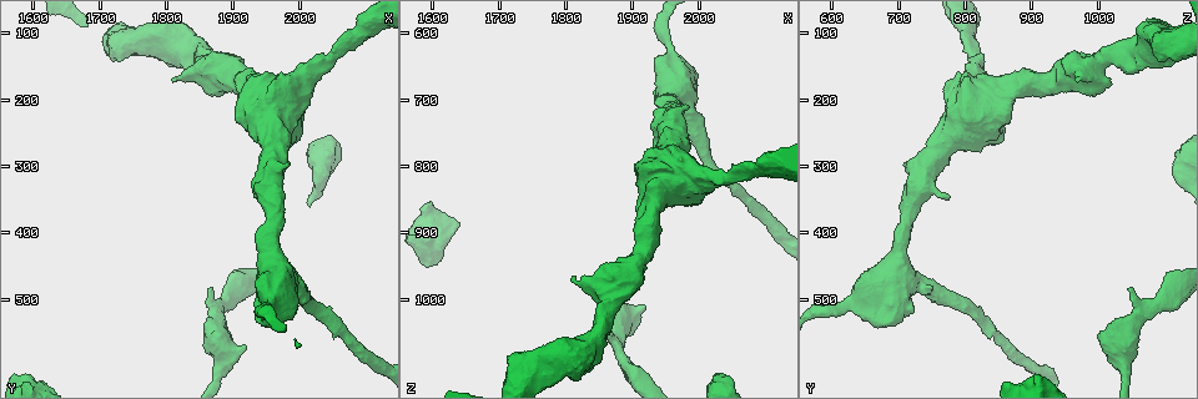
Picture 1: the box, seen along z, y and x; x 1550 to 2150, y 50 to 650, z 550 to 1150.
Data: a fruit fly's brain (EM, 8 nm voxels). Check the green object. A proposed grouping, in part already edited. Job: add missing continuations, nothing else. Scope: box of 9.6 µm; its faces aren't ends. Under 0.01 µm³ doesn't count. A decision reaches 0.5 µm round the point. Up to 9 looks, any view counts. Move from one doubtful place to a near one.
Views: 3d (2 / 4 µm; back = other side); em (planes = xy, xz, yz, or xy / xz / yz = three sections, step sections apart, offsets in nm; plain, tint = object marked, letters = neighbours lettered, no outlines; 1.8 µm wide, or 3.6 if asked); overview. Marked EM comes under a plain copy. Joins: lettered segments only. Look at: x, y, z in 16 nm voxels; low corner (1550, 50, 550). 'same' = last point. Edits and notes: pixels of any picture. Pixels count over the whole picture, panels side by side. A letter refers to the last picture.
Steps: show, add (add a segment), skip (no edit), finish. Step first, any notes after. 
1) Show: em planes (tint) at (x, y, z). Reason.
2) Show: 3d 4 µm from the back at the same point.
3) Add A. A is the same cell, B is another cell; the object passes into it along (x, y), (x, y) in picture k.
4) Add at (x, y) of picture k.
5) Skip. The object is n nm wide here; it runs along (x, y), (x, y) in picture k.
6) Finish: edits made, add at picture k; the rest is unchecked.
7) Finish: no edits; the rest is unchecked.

Show: 3d 4 µm at (1985, 295, 715). Free end.

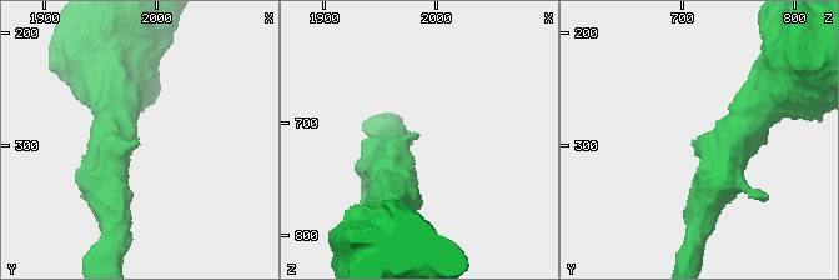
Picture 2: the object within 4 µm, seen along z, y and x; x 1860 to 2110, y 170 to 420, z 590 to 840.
Show: em planes (letters) at (1984, 296, 716). Need the tissue.

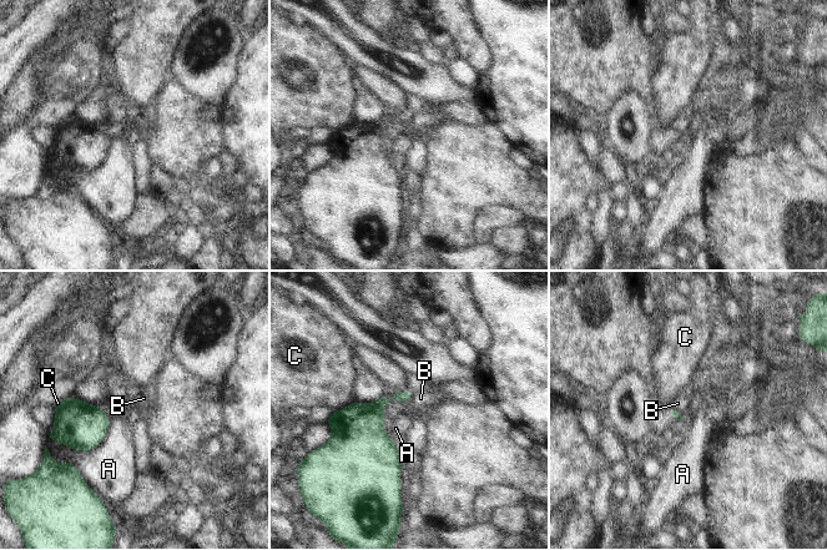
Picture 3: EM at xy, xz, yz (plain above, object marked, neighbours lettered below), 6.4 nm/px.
Skip. A, B and C are other cells; a border runs along (111, 419), (90, 450), (48, 438) in picture 3; no lettered segment goes on from it.

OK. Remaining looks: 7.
Show: em planes (tint) at (1815, 175, 965). Stops while still wide.

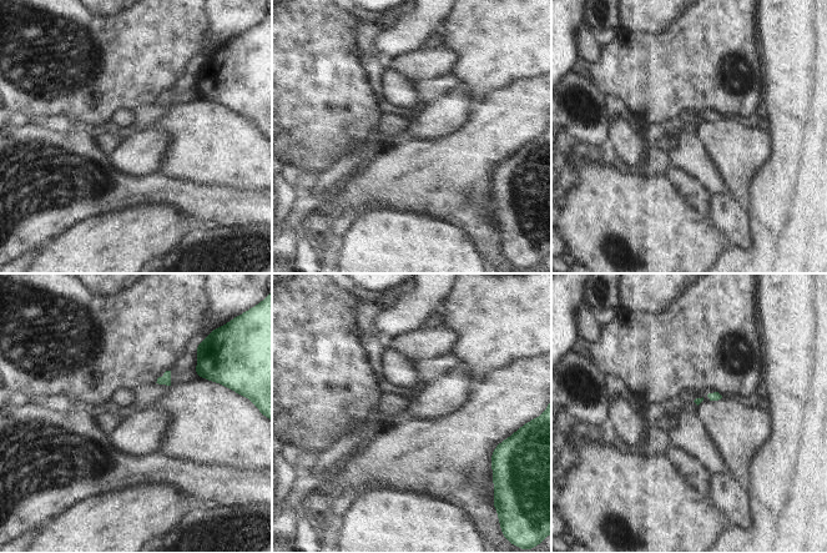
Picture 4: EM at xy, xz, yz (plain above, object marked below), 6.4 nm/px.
Show: em planes (letters) at the same point. See the neighbours.

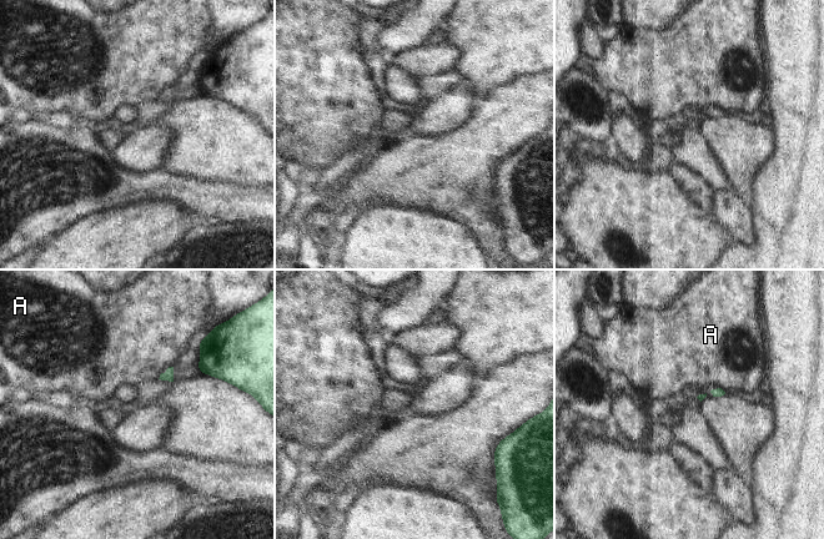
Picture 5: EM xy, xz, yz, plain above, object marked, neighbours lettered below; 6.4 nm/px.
Skip. A is another cell; no lettered segment goes on from it.

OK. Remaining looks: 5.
Show: em yz step 4 (letters) at (1865, 485, 1050). An open end.

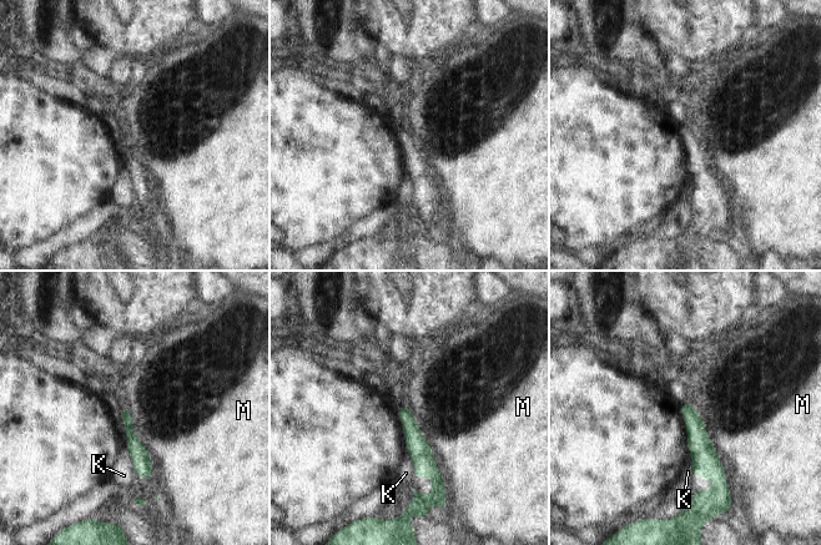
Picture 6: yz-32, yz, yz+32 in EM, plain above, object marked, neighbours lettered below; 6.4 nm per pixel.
Show: em planes (letters) at the same point.

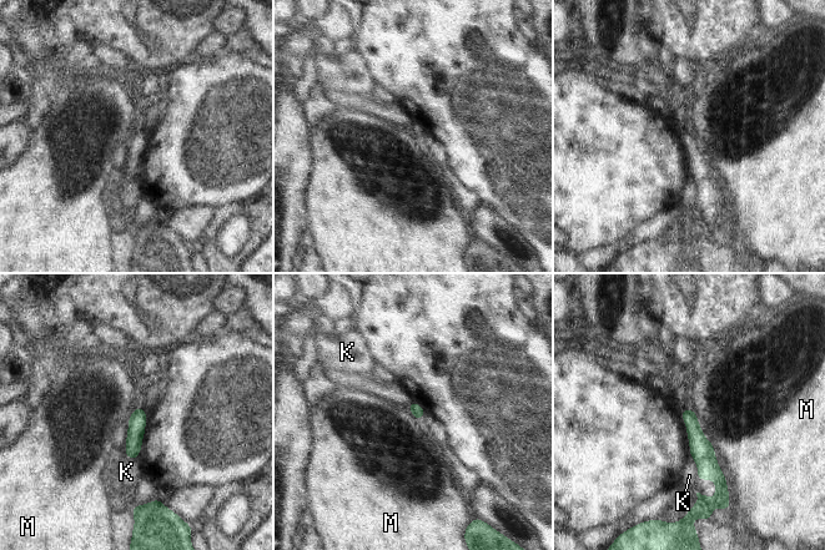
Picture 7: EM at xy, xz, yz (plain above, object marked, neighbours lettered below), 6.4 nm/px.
Skip. K and M are other cells; a border runs along (694, 410), (704, 437), (715, 448) in picture 7; none of them fits.

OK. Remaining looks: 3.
Show: 3d 4 µm at (2025, 315, 1110). Branch stops here.

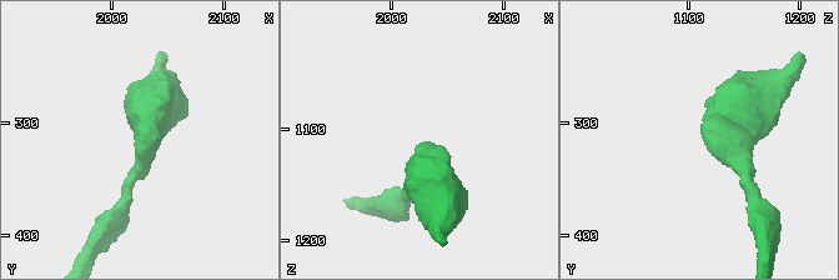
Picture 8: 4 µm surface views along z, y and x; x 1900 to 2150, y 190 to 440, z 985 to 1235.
Show: em planes (letters) at (2030, 318, 1118).

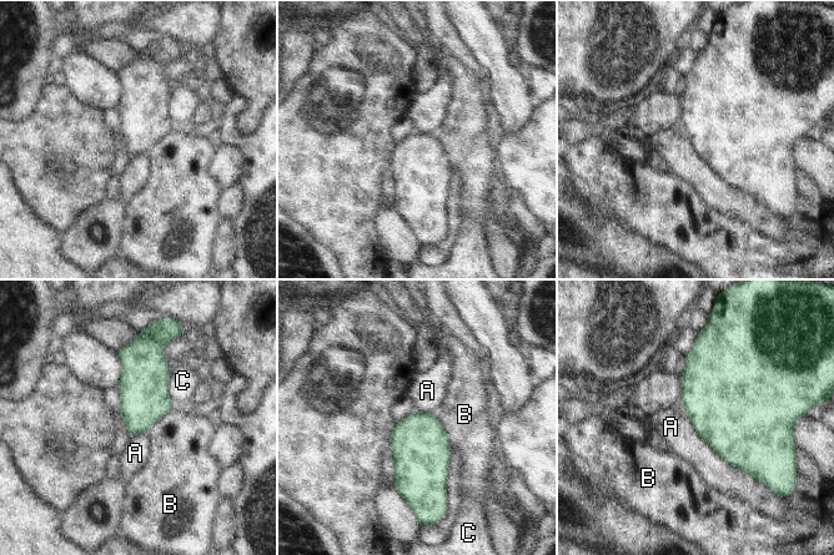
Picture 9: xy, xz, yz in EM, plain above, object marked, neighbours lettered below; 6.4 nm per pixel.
Skip. The object is 320 nm wide here; the longest contact is with A, 700 nm; A, B and C are other cells; none of them fits.

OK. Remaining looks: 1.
Finish: no edits; the rest is unchecked.

